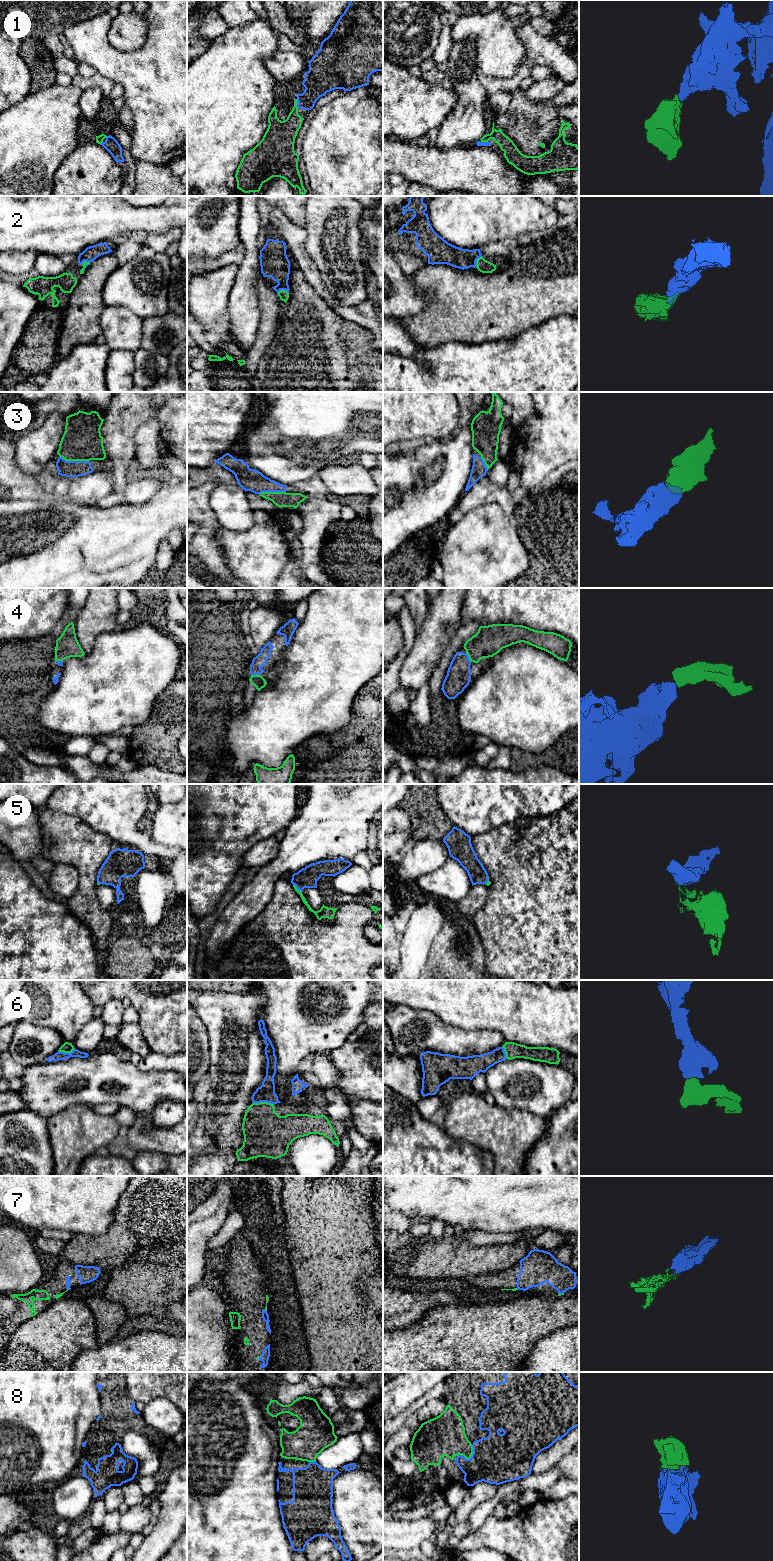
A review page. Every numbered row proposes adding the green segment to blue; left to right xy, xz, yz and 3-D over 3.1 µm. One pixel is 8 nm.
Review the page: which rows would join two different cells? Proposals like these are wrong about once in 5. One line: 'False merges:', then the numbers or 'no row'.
False merges: no row

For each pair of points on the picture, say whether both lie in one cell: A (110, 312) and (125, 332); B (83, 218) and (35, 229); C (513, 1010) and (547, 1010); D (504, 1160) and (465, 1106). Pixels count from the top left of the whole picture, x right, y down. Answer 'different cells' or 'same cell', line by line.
A: same cell
B: same cell
C: same cell
D: same cell

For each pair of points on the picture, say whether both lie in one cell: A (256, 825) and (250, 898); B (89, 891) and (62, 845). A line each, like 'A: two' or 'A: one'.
A: two
B: one

